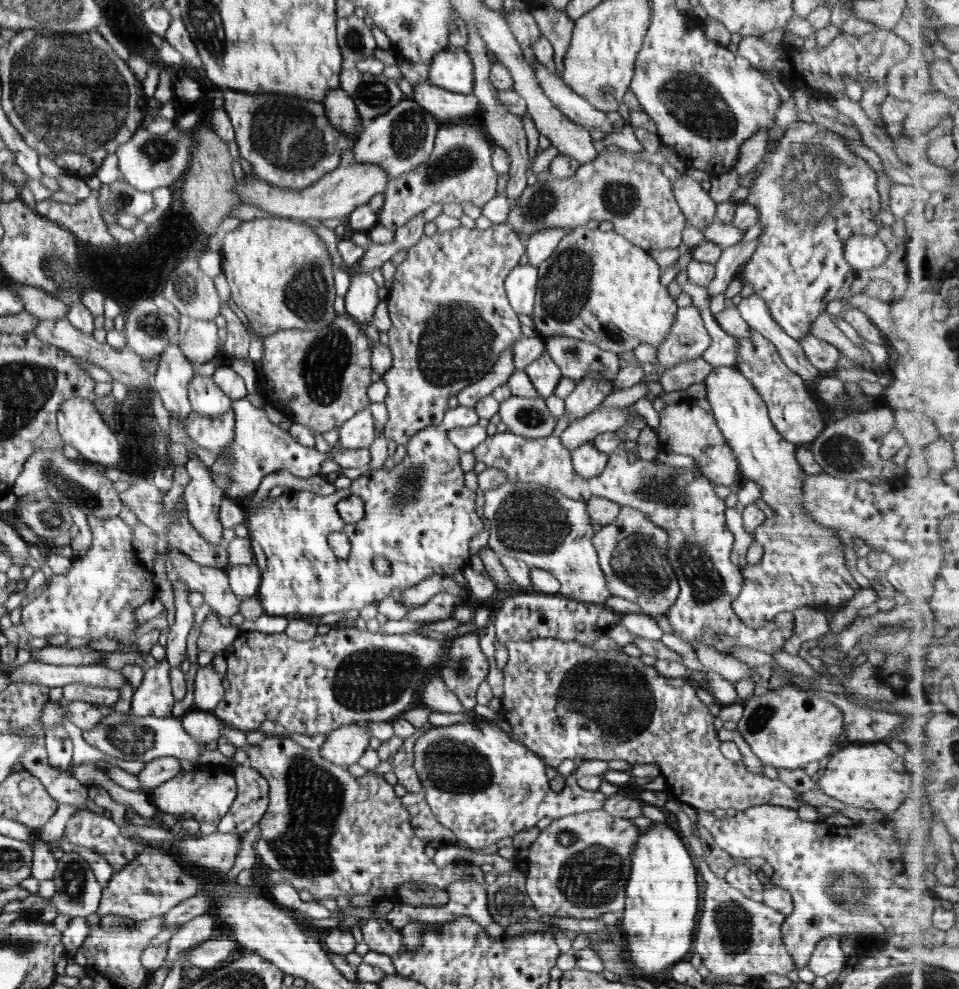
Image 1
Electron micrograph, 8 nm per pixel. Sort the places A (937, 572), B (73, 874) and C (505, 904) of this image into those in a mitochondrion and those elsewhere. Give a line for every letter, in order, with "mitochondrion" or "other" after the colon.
A: other
B: mitochondrion
C: mitochondrion

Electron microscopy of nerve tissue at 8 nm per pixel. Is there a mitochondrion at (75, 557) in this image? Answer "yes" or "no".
no

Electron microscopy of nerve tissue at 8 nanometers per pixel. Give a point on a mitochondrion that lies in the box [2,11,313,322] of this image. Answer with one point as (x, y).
(65, 114)

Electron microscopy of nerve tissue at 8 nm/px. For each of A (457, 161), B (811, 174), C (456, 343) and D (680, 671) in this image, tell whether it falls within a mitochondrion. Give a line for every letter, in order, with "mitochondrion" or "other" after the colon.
A: mitochondrion
B: mitochondrion
C: mitochondrion
D: other

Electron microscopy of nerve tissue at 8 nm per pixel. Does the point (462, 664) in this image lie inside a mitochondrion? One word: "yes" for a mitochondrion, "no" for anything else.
yes

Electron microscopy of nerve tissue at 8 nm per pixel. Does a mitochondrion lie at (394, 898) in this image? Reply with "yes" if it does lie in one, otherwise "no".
no

